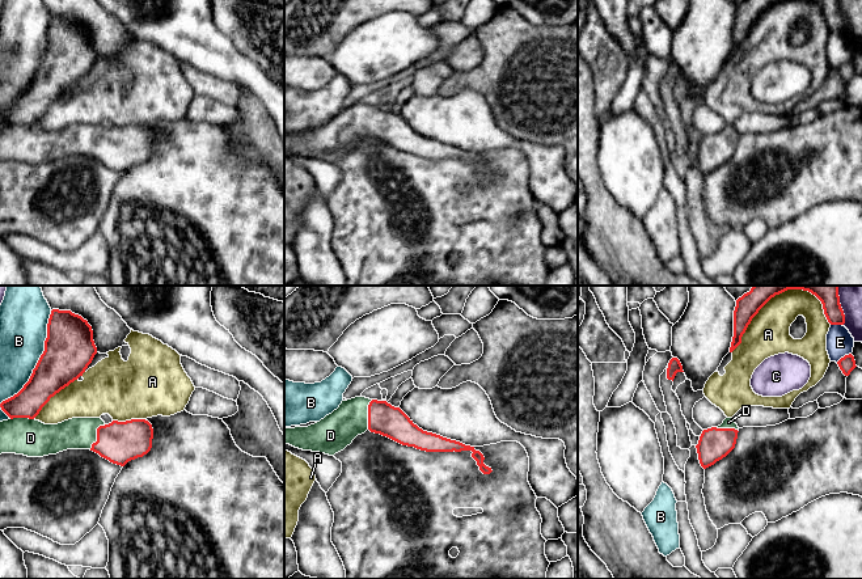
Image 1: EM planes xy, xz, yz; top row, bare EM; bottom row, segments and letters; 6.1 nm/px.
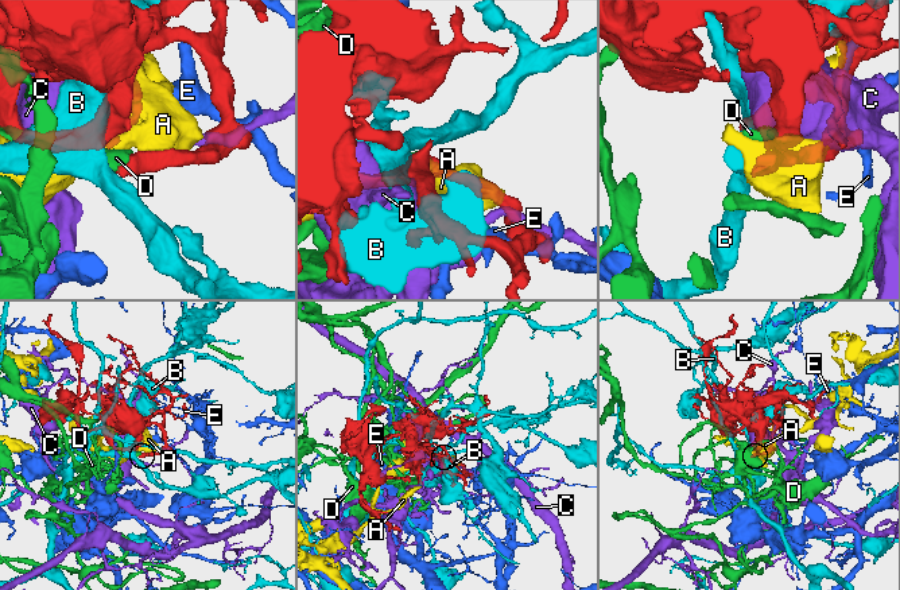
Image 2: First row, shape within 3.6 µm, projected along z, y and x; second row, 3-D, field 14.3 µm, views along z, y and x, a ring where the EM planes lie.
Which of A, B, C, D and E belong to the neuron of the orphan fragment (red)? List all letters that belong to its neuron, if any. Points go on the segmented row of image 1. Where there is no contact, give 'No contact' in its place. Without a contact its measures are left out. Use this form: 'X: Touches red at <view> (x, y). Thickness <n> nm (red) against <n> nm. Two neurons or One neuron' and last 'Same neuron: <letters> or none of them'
A: Touches red at yz (780, 292). Thickness 160 nm (red) against 260 nm. Two neurons
B: Touches red at xy (38, 360). Thickness 300 nm (red) against 280 nm. Two neurons
C: Touches red at yz (840, 305). Thickness 170 nm (red) against 140 nm. Two neurons
D: Touches red at xy (97, 435). Thickness 260 nm (red) against 190 nm. One neuron
E: Touches red at yz (844, 356). Thickness 100 nm (red) against 160 nm. Two neurons
Same neuron: D

